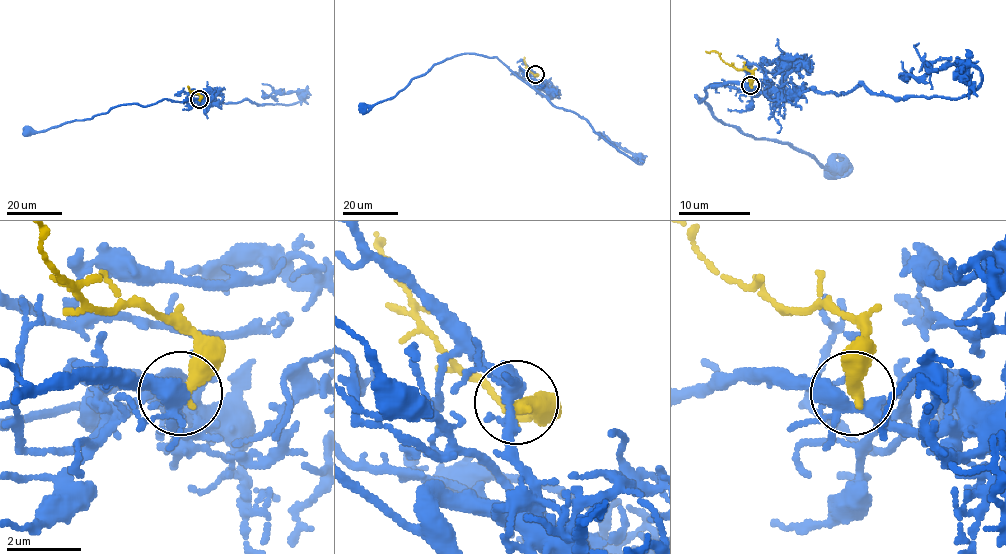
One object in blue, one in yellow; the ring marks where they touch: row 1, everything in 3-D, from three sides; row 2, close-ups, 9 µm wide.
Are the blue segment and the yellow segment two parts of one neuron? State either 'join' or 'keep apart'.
join

